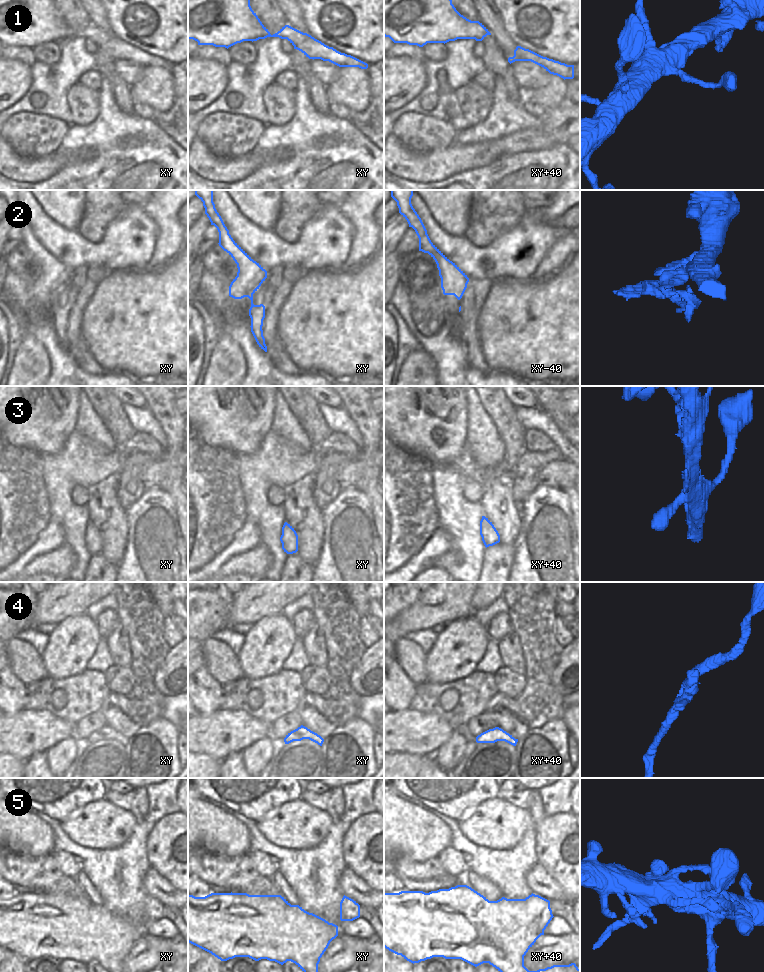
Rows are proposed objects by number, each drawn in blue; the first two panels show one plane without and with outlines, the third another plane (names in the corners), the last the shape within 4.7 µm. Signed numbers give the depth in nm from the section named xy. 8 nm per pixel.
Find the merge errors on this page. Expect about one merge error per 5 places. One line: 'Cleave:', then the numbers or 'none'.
Cleave: none

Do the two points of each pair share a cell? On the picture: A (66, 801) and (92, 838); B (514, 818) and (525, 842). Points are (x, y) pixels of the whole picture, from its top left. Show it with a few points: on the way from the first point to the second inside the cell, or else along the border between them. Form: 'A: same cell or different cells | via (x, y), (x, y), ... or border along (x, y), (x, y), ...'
A: different cells | border along (95, 800), (85, 804), (60, 821)
B: different cells | border along (533, 826), (512, 848), (504, 850)

